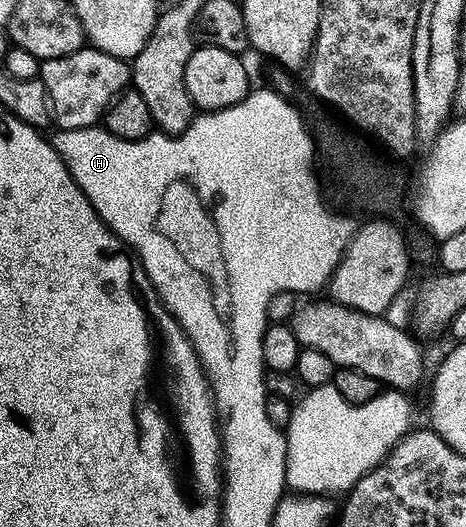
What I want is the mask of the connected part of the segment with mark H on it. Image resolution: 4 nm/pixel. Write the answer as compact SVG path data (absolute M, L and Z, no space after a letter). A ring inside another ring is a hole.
M259 88L256 90L248 91L247 97L243 99L239 104L234 104L228 108L222 108L216 112L203 112L202 114L196 115L191 125L188 126L187 131L181 133L179 136L169 136L164 134L152 134L146 136L144 140L122 140L117 138L114 134L107 131L102 126L92 126L90 128L64 128L56 131L56 136L50 137L51 145L57 150L57 154L65 162L65 166L69 170L69 174L77 182L77 186L81 186L81 190L85 194L85 198L89 198L89 202L97 210L97 214L107 223L108 228L127 245L128 249L138 259L150 269L154 268L157 270L157 274L161 280L155 284L155 293L158 294L160 300L163 301L164 306L167 307L167 311L171 313L173 319L179 322L179 325L183 328L184 332L187 333L188 338L191 340L191 345L195 348L195 355L199 358L199 363L202 364L204 373L207 378L209 385L210 395L215 401L215 410L218 419L221 421L221 472L225 477L225 487L222 489L221 496L276 496L279 500L282 500L285 495L285 489L287 488L287 479L285 478L285 454L287 453L287 437L284 429L273 426L273 423L269 422L269 418L266 417L266 400L269 393L269 387L265 381L263 381L263 372L265 373L265 365L263 363L263 346L261 343L261 333L269 327L269 319L267 320L267 300L274 298L278 292L315 292L319 287L326 285L330 281L331 275L334 274L335 268L339 265L339 261L343 258L343 252L347 248L347 243L350 242L347 239L347 224L341 224L335 221L334 224L329 226L329 230L325 230L326 216L323 213L323 208L320 208L319 201L315 196L315 189L312 187L312 180L308 173L308 165L311 161L316 159L315 147L312 144L312 133L309 131L308 125L303 125L303 120L299 117L299 112L286 100L283 96L278 96L275 92L270 92L267 88Z

